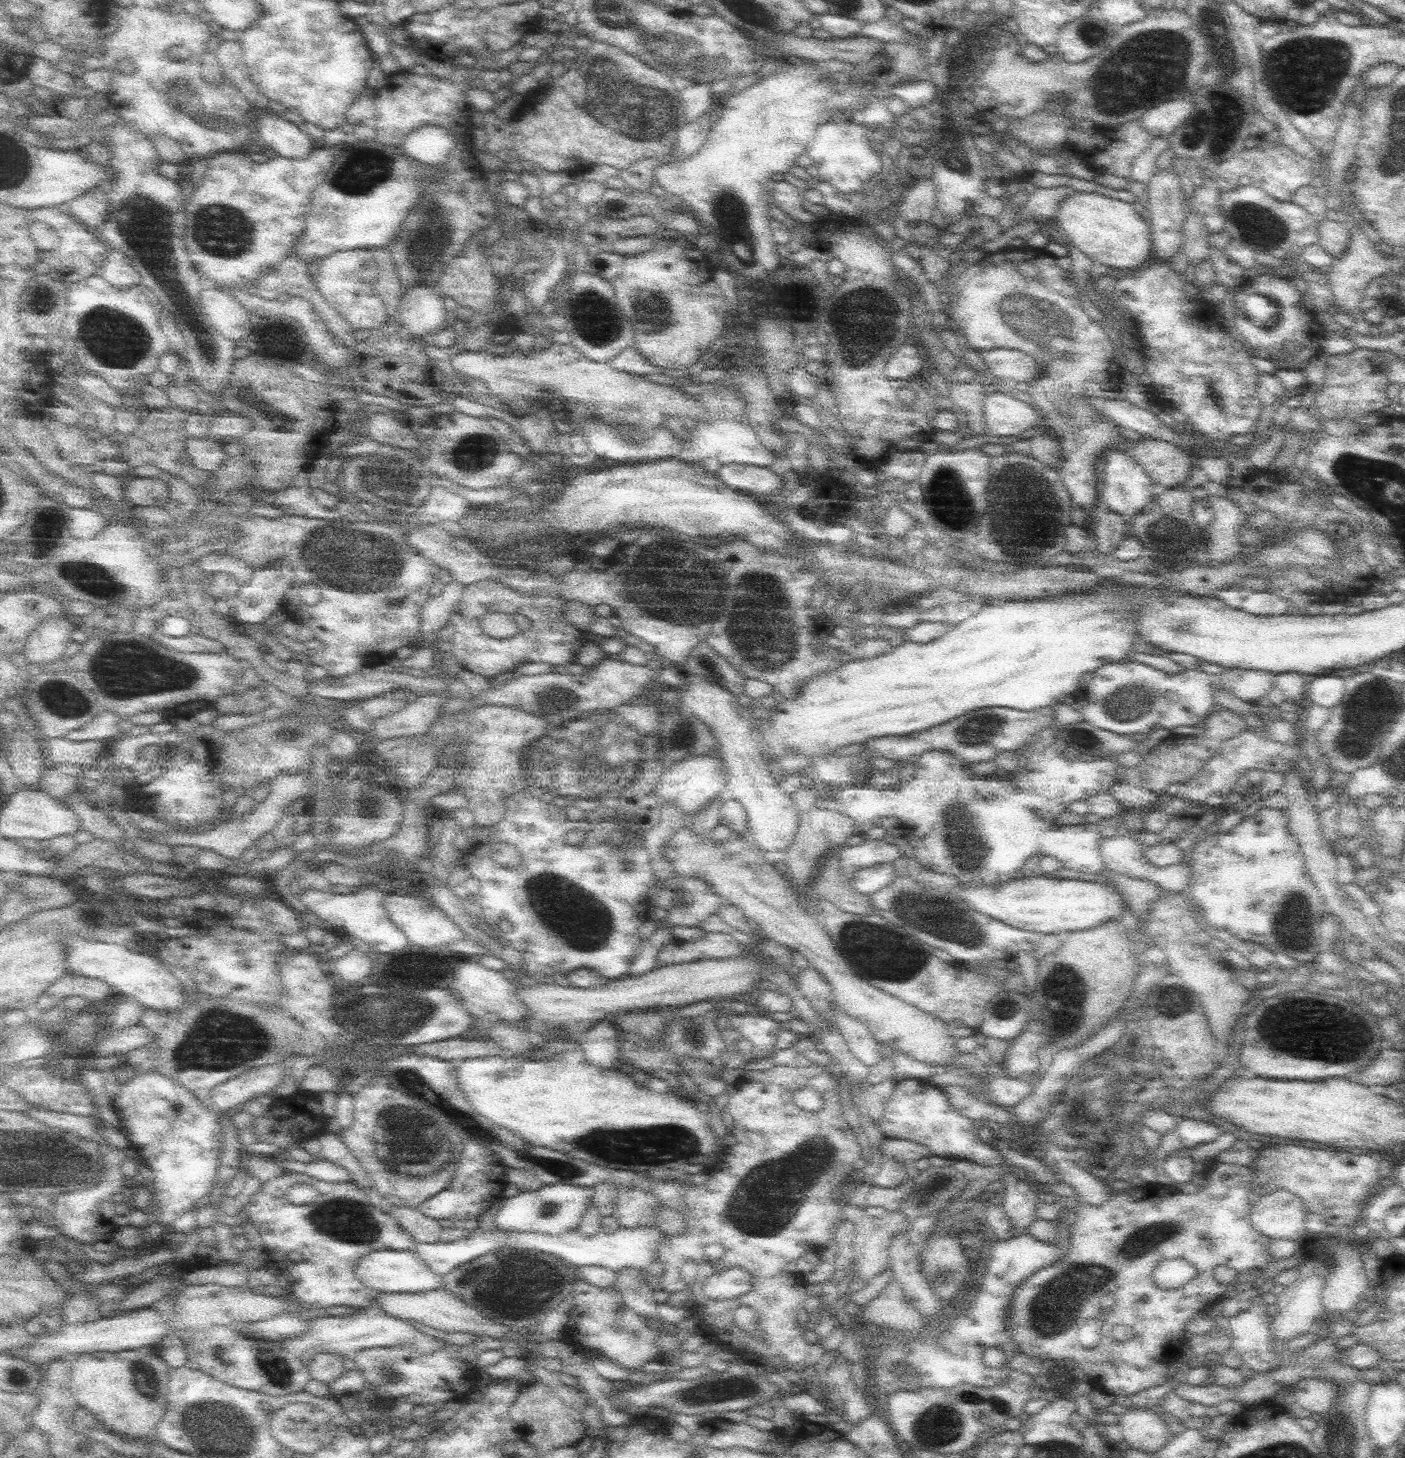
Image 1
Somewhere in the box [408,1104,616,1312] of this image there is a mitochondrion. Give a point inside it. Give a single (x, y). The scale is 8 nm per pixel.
(558, 1167)

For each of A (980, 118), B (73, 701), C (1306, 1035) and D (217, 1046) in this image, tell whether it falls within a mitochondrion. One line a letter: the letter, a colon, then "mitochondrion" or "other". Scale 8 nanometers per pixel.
A: other
B: mitochondrion
C: mitochondrion
D: mitochondrion

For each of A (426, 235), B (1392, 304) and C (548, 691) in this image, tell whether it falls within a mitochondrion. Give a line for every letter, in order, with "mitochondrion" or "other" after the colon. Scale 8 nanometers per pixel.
A: mitochondrion
B: other
C: mitochondrion

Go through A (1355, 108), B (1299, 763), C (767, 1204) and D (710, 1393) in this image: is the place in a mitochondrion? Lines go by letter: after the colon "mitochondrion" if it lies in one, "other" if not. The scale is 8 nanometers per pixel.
A: other
B: other
C: mitochondrion
D: mitochondrion

